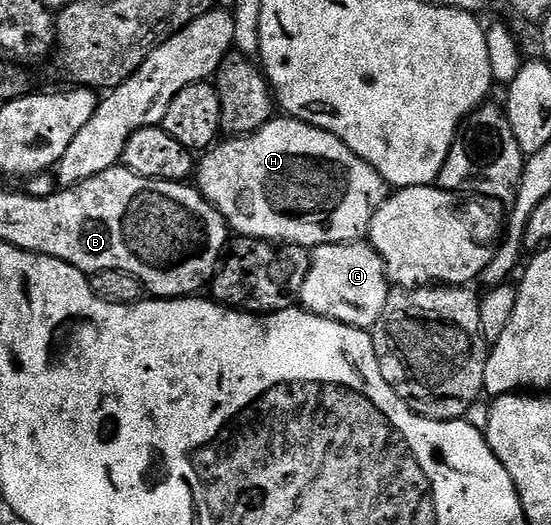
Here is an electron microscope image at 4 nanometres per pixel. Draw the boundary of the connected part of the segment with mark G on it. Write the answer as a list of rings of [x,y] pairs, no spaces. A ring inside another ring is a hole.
[[[367,241],[347,242],[341,246],[318,246],[311,251],[312,267],[308,270],[306,284],[302,284],[298,302],[303,309],[323,318],[332,318],[347,326],[371,328],[375,326],[378,316],[382,316],[382,308],[386,308],[386,300],[390,293],[388,275],[384,273],[384,262],[376,255]]]

